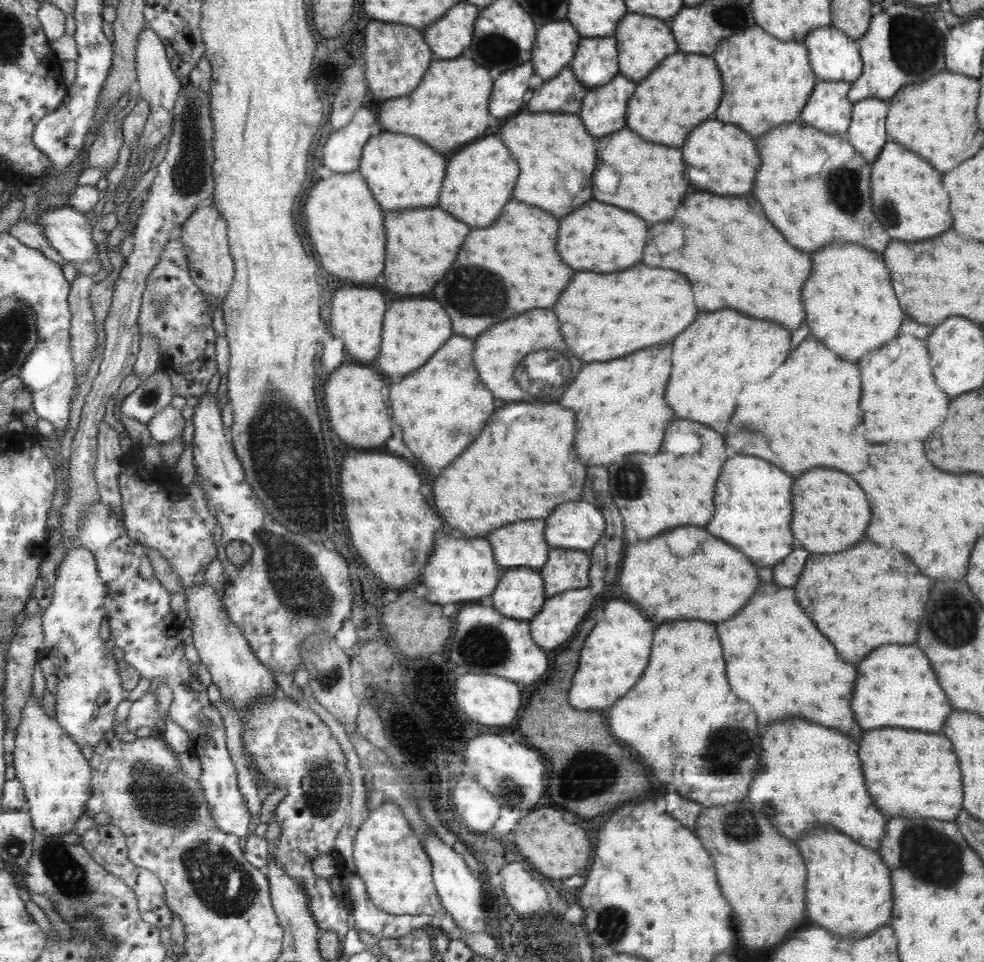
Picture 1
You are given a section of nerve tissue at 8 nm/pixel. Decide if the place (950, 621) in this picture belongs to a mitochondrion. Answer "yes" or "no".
yes

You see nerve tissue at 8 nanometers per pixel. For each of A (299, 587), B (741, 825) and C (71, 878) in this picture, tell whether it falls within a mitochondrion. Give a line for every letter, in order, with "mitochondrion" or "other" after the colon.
A: mitochondrion
B: mitochondrion
C: mitochondrion

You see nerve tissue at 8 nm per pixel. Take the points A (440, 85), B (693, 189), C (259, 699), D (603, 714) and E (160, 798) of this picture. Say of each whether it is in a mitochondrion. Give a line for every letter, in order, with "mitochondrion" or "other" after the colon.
A: other
B: other
C: other
D: other
E: mitochondrion

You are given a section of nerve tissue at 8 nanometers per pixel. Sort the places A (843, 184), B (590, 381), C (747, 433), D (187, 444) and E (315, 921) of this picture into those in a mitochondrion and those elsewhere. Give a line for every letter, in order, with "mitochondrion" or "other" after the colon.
A: mitochondrion
B: other
C: mitochondrion
D: other
E: other

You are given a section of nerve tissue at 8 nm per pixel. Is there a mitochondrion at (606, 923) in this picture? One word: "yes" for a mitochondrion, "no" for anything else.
yes

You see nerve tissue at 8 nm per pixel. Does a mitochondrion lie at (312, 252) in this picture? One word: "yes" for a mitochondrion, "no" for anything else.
no

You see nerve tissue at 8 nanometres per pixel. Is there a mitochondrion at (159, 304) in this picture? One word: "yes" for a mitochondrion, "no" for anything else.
yes

